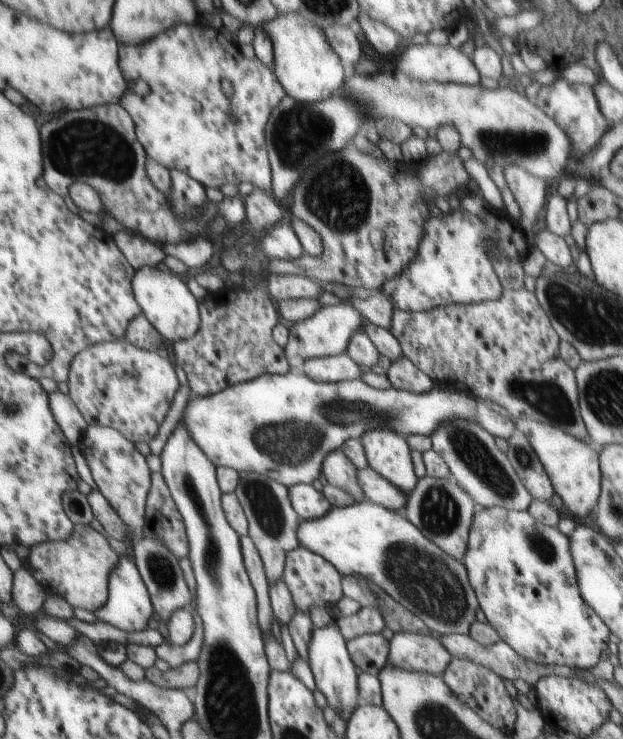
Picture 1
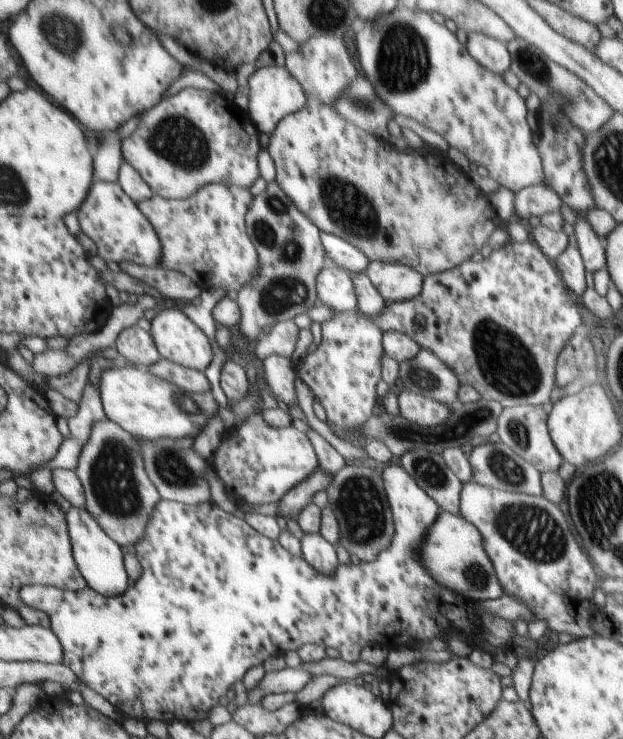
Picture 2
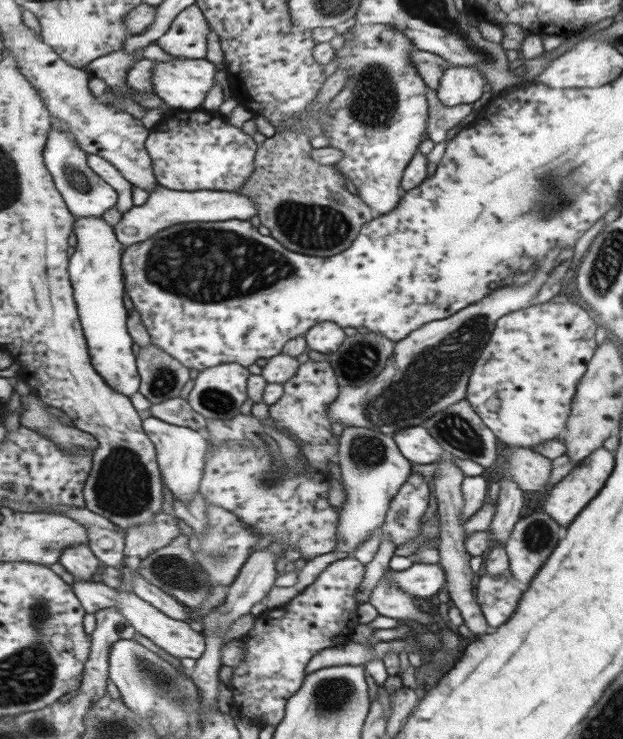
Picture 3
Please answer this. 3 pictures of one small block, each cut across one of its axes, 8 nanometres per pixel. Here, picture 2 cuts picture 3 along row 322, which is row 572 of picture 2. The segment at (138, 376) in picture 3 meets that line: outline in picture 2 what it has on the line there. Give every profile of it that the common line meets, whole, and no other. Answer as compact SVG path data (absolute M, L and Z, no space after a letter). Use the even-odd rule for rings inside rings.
M72 506L67 513L74 540L75 557L88 579L90 586L104 596L119 597L130 588L130 573L127 569L127 550L118 544L100 521L86 508Z

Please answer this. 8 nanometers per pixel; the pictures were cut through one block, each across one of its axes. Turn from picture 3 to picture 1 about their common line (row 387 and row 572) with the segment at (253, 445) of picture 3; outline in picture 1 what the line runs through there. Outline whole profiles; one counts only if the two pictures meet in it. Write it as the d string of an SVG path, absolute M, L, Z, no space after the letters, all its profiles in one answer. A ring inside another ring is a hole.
M300 545L290 551L285 570L285 578L292 590L297 612L310 612L311 608L319 607L328 610L328 604L337 604L343 597L341 574L320 554L312 552L310 548Z

